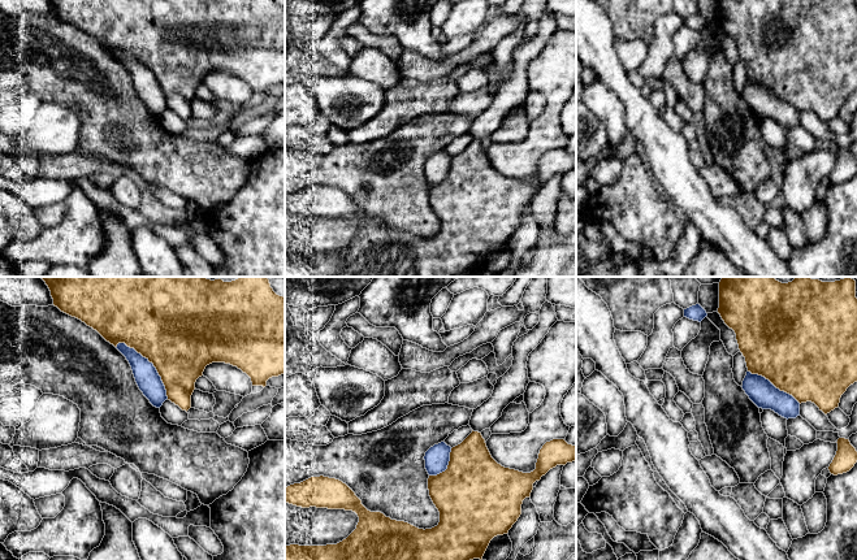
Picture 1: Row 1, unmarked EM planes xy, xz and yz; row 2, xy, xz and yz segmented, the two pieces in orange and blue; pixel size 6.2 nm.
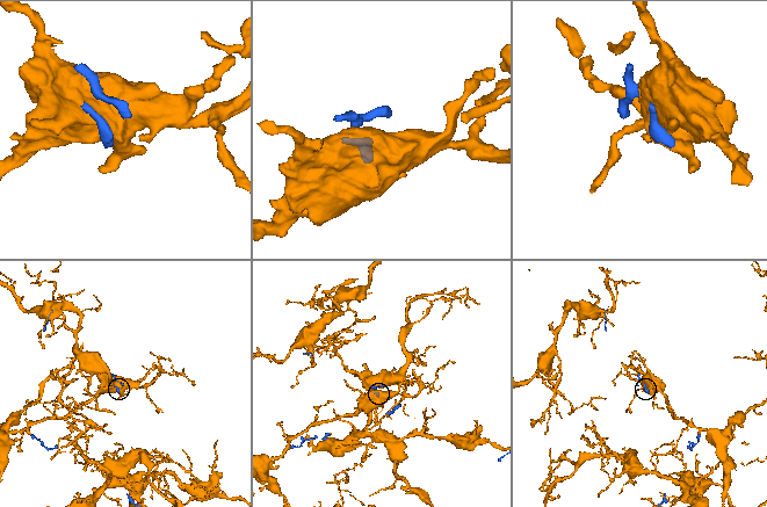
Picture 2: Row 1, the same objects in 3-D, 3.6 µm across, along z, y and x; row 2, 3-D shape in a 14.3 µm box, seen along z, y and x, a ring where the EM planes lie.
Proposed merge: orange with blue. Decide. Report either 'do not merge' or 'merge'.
merge

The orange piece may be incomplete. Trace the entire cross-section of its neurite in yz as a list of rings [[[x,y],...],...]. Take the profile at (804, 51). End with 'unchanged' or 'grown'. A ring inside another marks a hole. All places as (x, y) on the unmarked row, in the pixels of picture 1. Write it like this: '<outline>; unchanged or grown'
[[[719,0],[718,22],[735,40],[748,81],[765,86],[800,113],[811,110],[827,123],[839,116],[841,104],[857,91],[856,0]]]; unchanged

